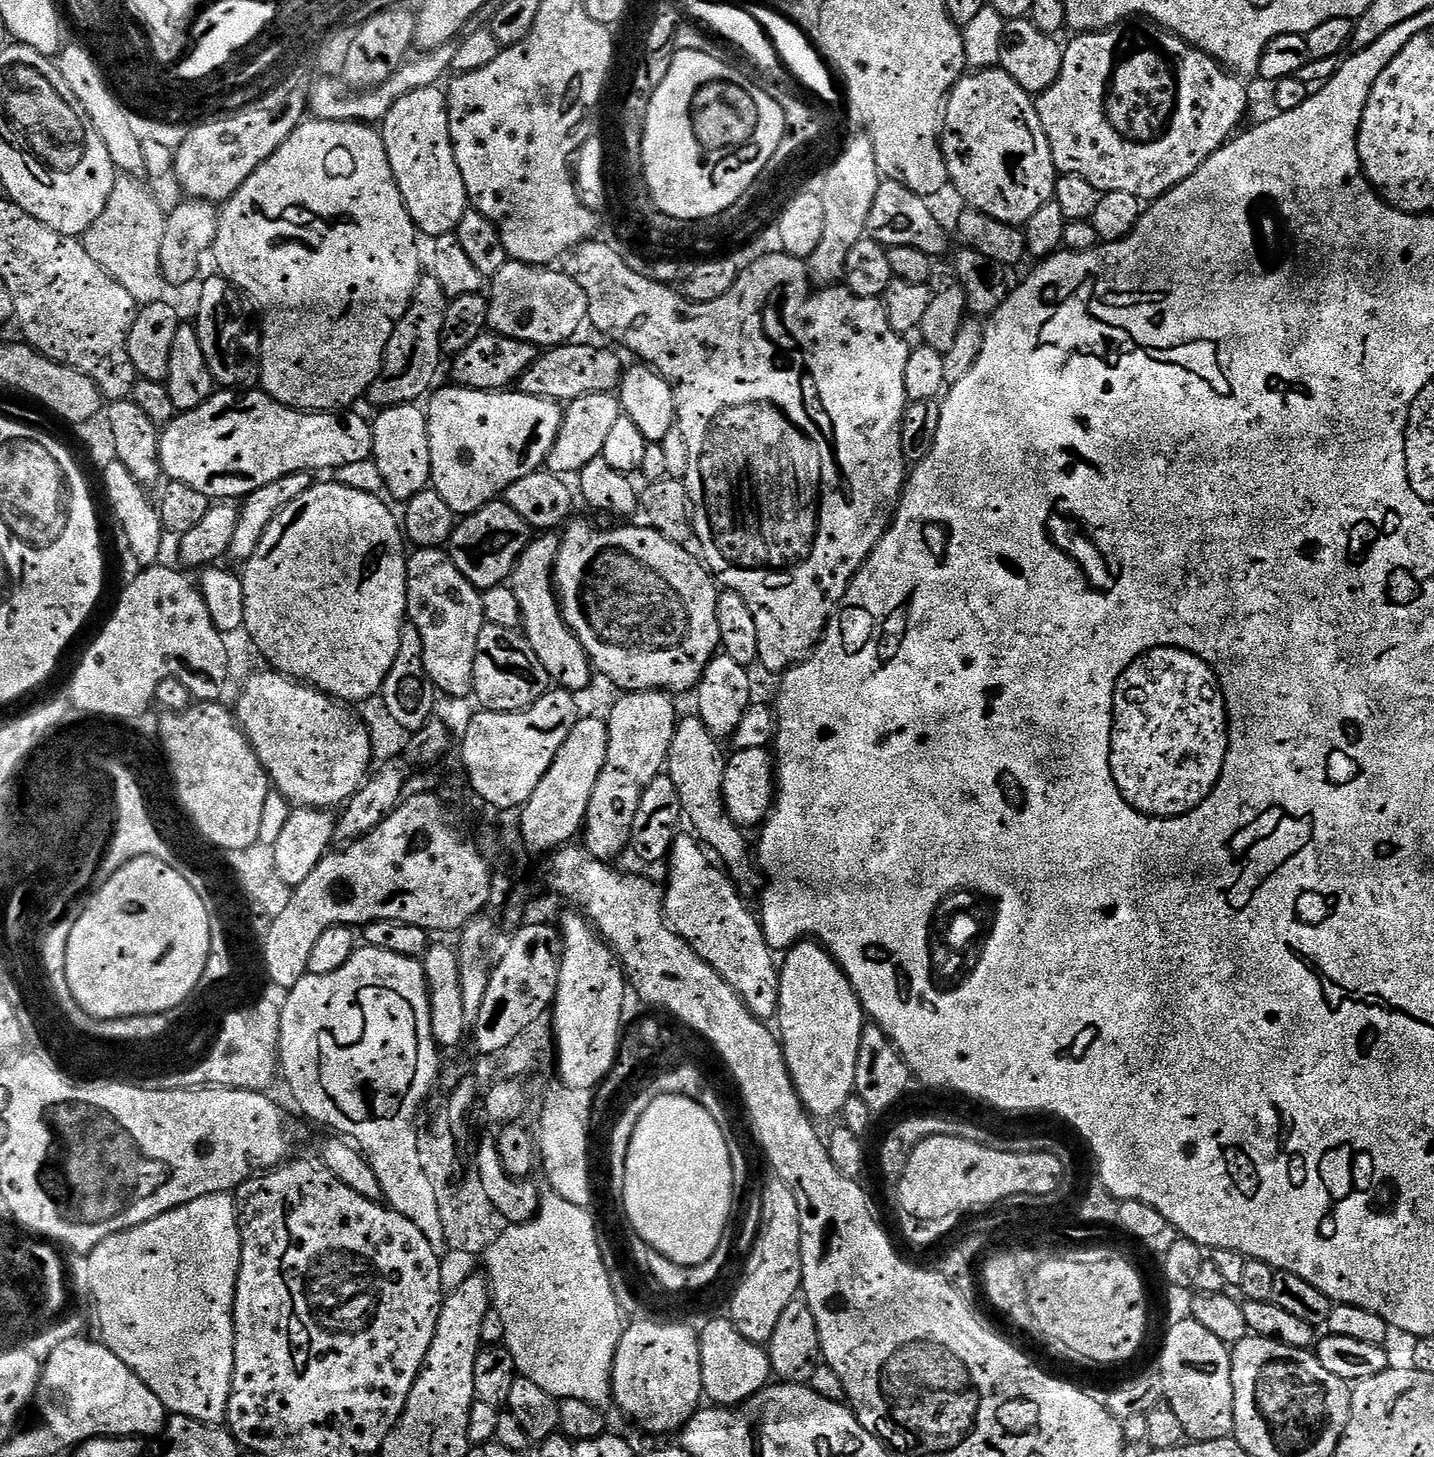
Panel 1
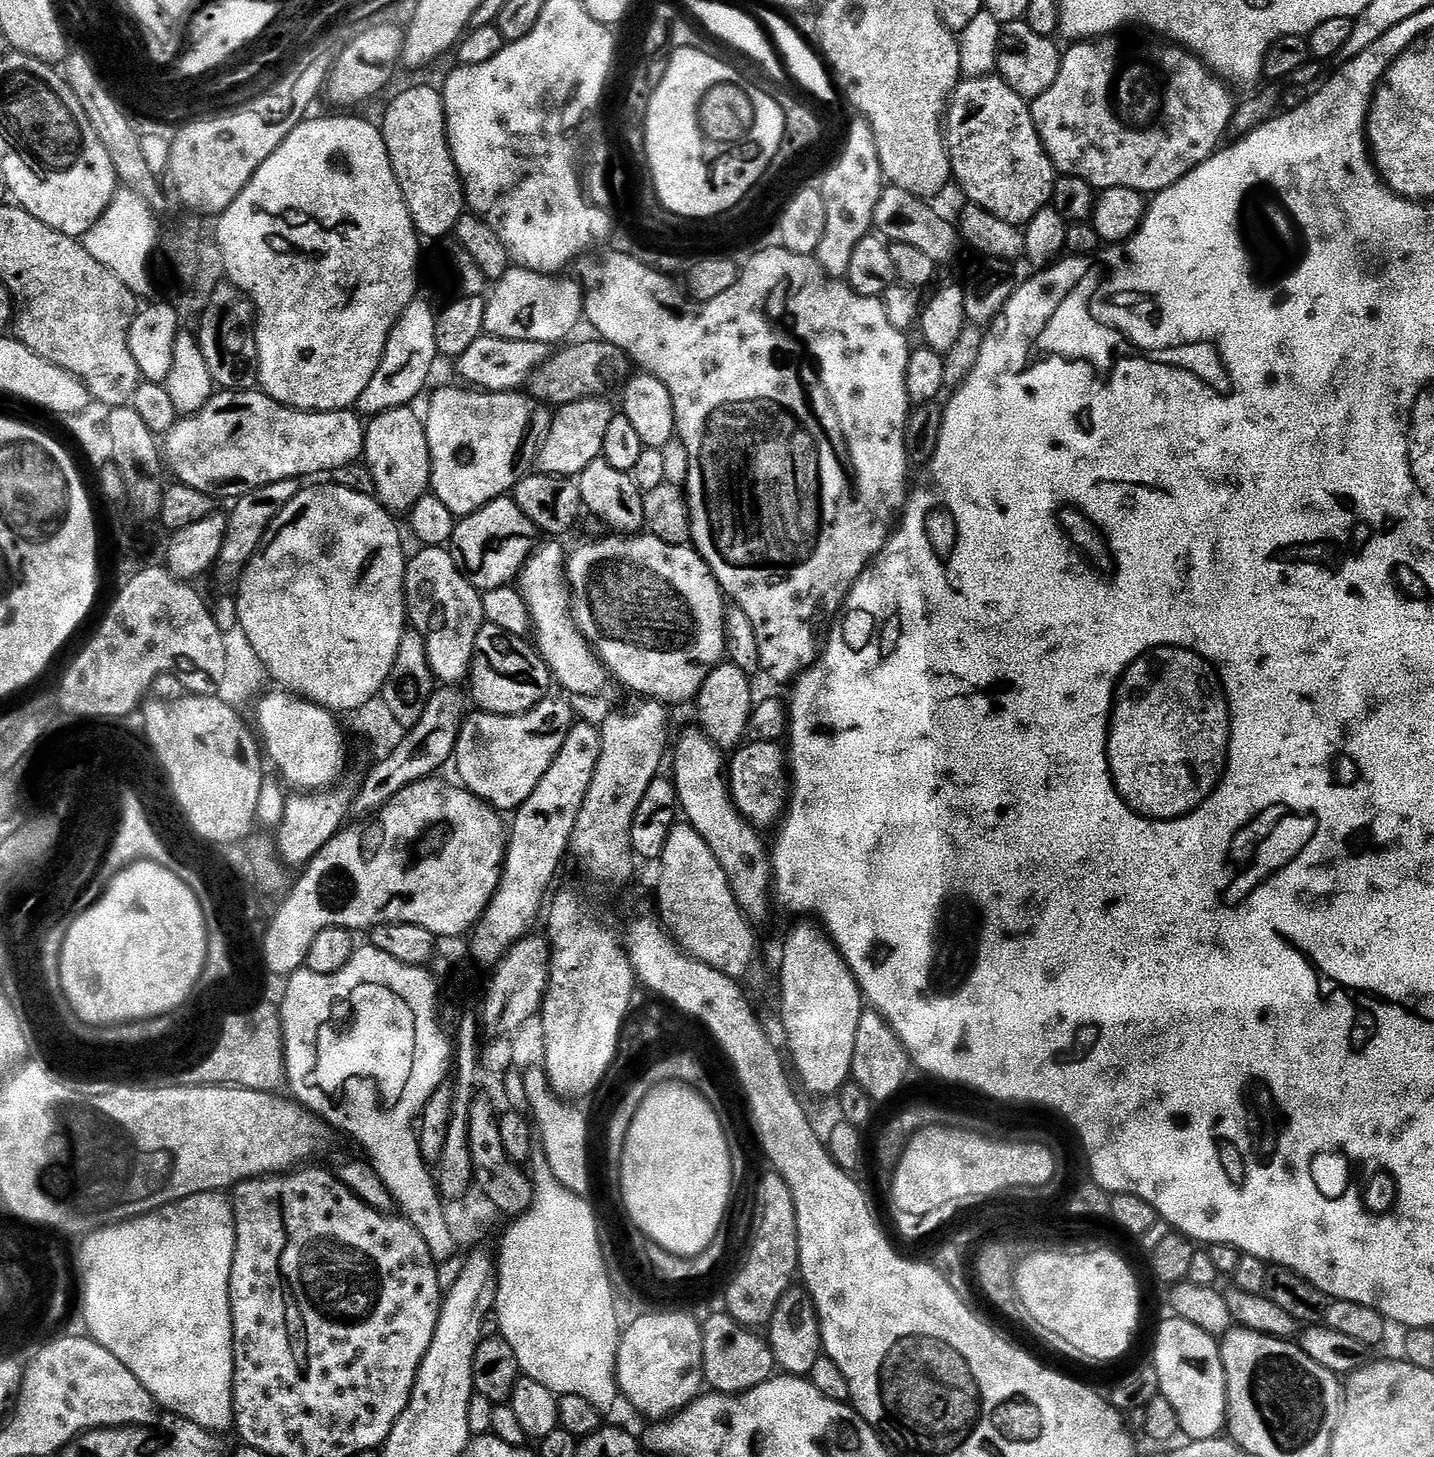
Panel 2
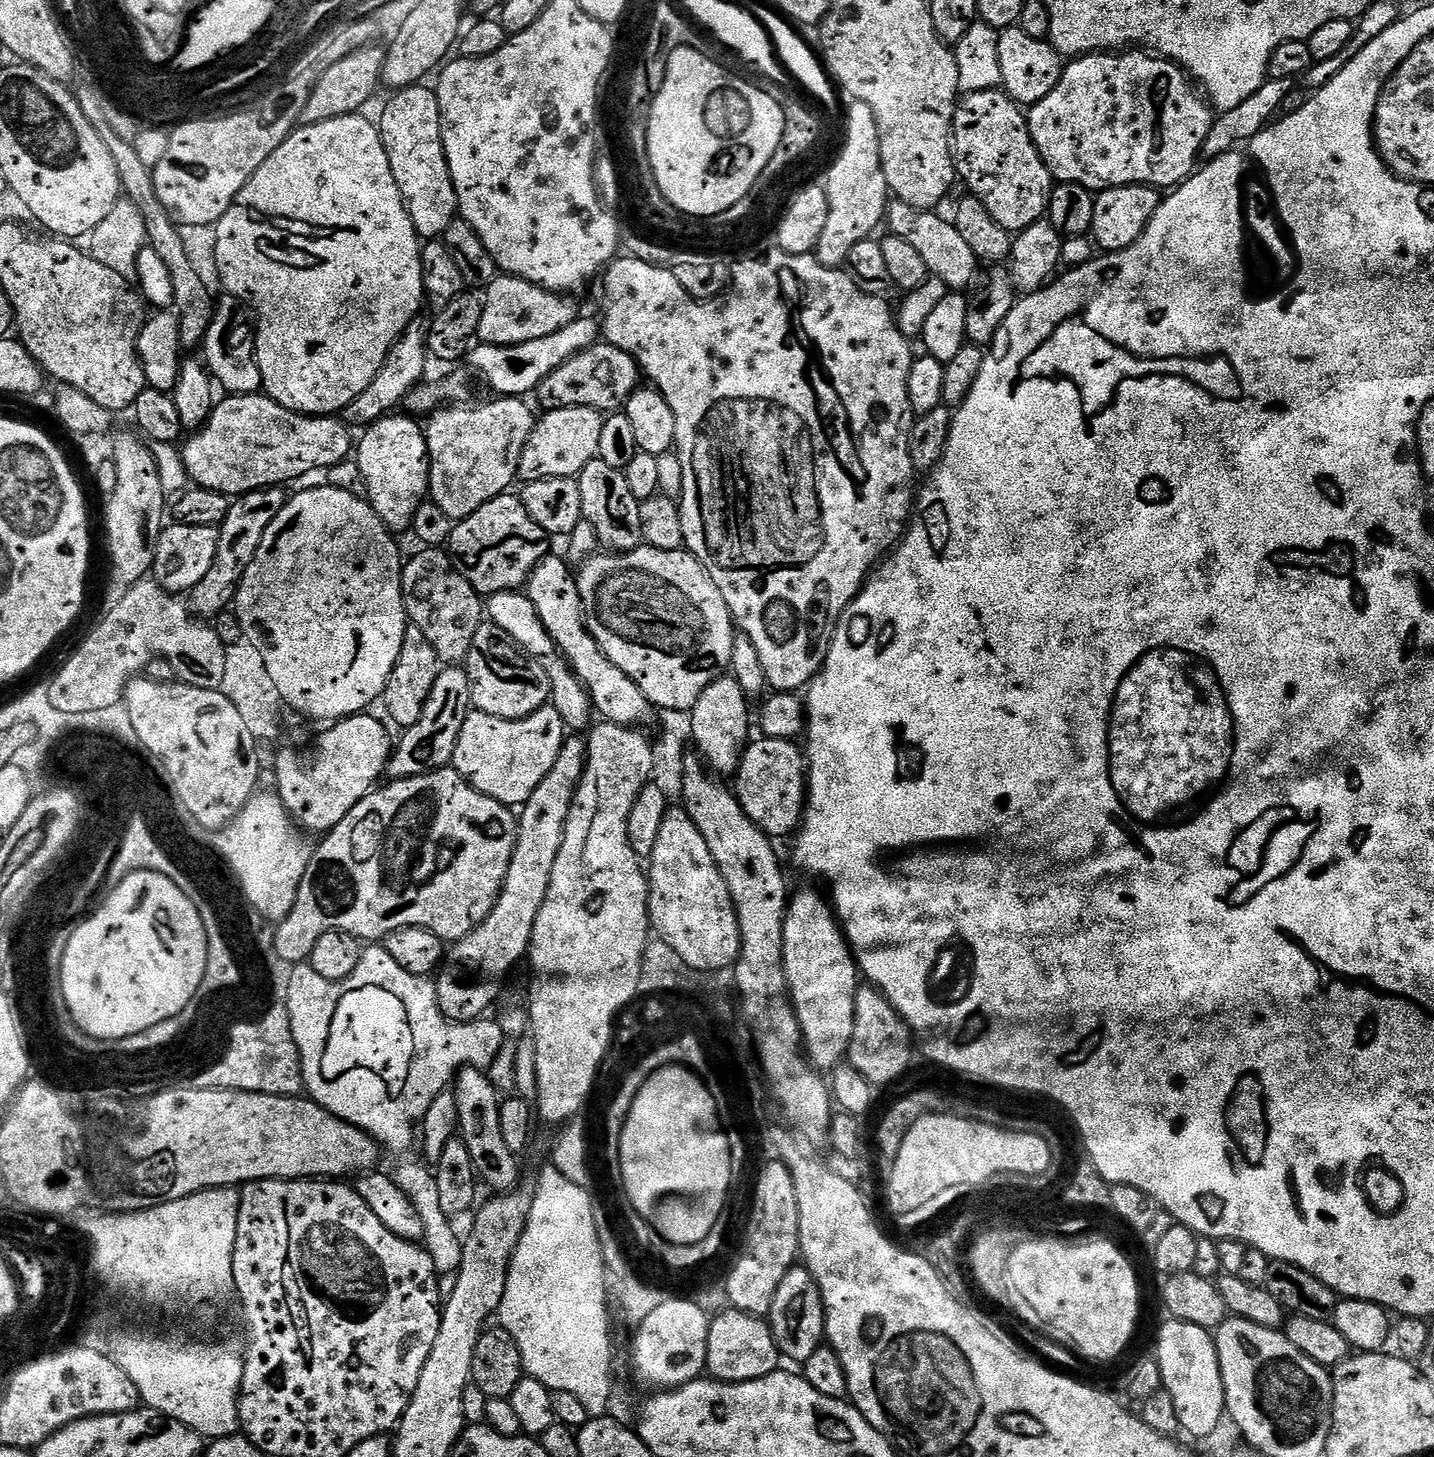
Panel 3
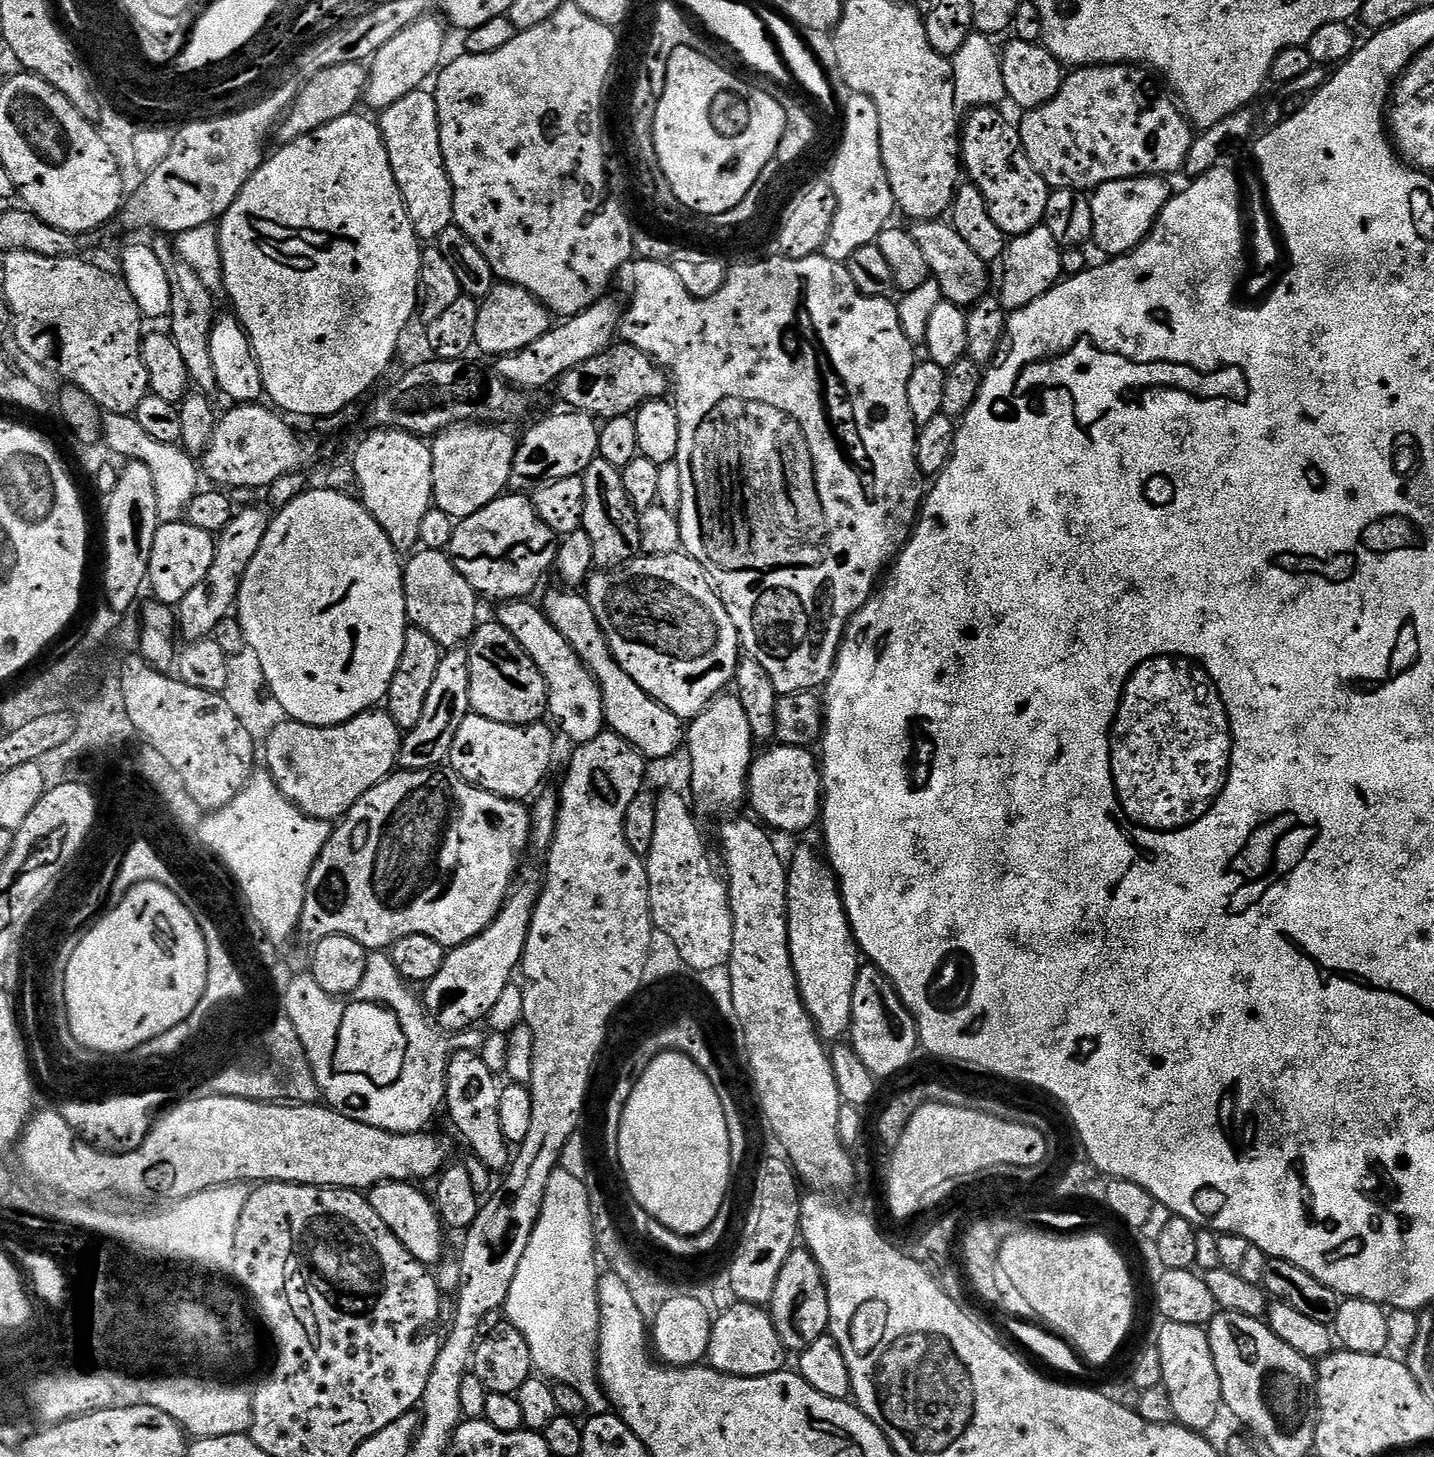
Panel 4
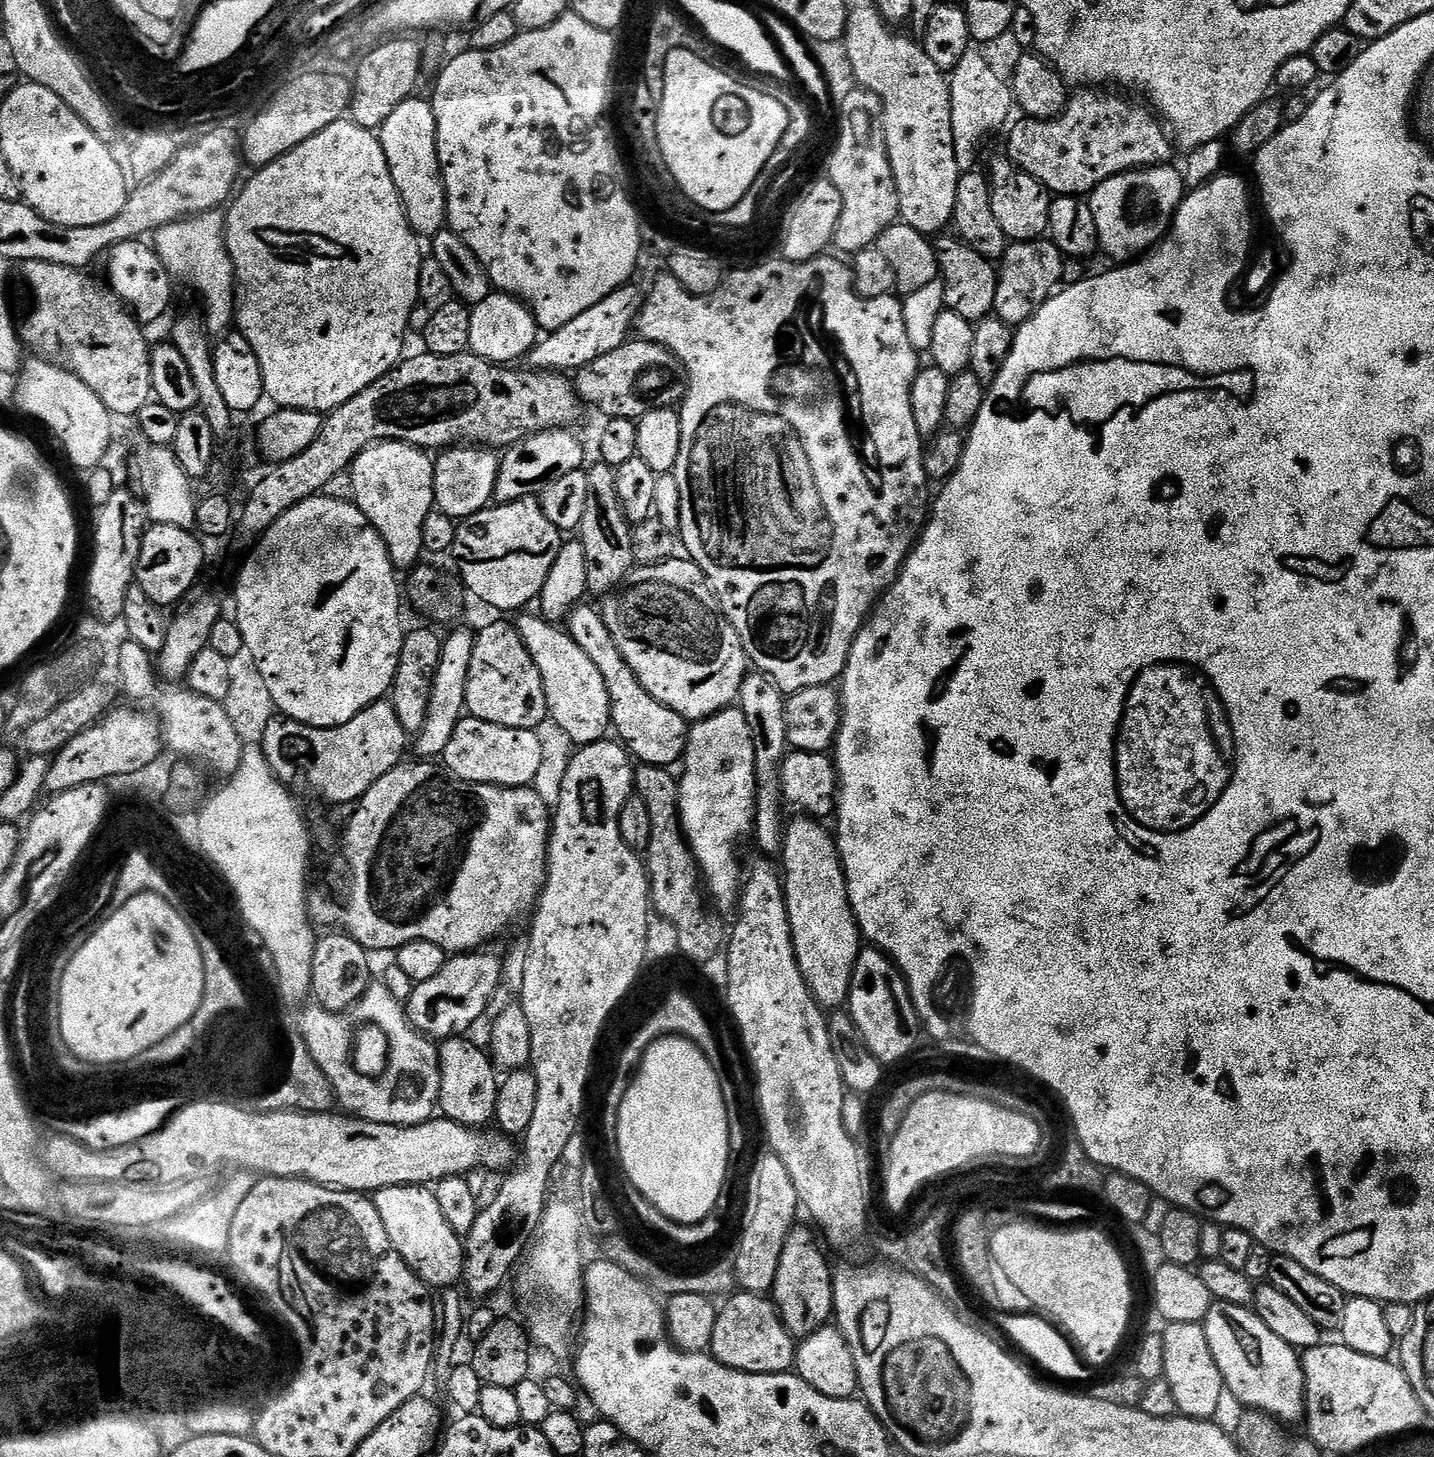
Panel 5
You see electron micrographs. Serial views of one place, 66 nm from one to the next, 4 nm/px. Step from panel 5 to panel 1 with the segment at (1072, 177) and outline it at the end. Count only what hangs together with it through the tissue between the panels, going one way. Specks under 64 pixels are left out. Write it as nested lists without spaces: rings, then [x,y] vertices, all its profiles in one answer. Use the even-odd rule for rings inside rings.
[[[1132,18],[1125,23],[1114,25],[1113,28],[1103,28],[1101,32],[1076,34],[1071,38],[1073,40],[1064,48],[1060,77],[1056,79],[1054,86],[1039,93],[1036,100],[1038,118],[1042,118],[1042,130],[1046,130],[1046,138],[1050,142],[1057,173],[1078,174],[1086,178],[1086,182],[1090,182],[1090,186],[1094,186],[1102,194],[1114,190],[1126,190],[1141,198],[1147,196],[1159,198],[1171,188],[1178,187],[1186,178],[1190,178],[1219,148],[1223,148],[1233,139],[1234,133],[1241,127],[1239,124],[1243,122],[1244,115],[1248,112],[1248,88],[1244,85],[1247,83],[1203,49],[1187,44],[1183,37],[1176,36],[1167,28],[1161,28],[1155,20]]]

